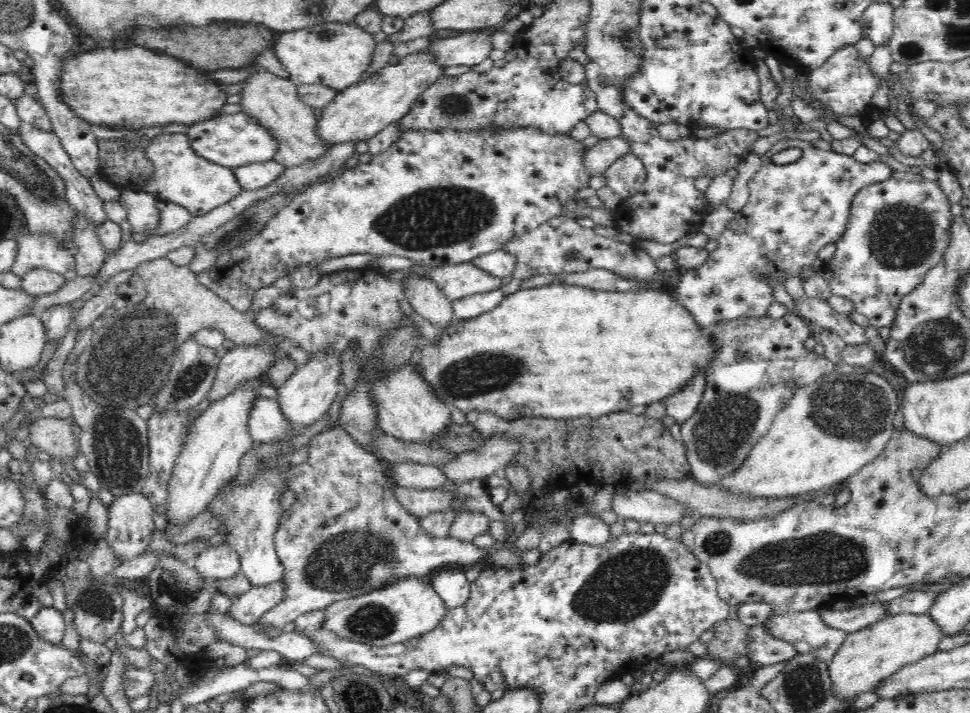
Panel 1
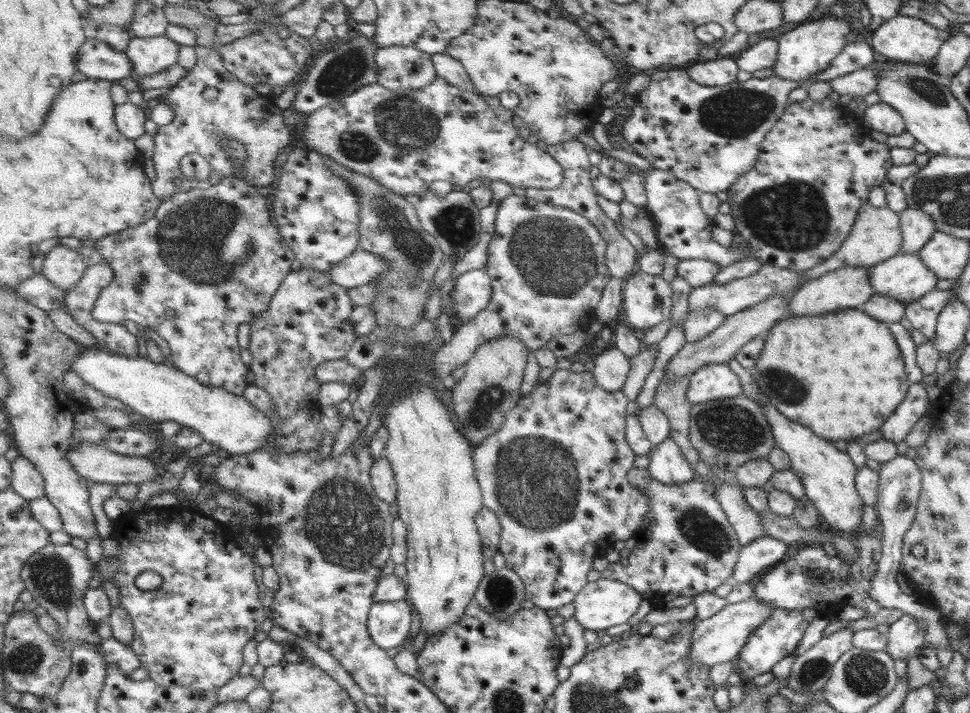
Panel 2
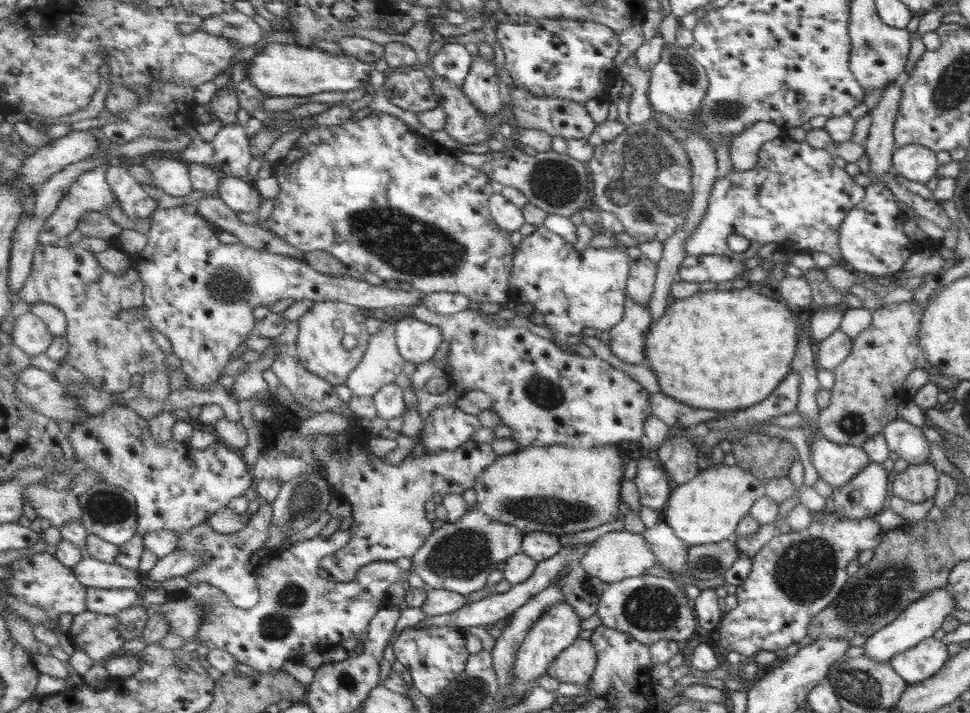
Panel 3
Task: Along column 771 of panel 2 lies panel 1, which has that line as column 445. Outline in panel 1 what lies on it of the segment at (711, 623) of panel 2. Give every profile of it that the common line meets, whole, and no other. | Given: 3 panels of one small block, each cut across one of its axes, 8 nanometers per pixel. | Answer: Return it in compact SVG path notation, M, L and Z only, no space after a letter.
M406 575L405 577L390 581L388 584L380 585L380 588L376 588L376 590L372 590L372 592L362 596L338 600L338 602L328 604L323 610L323 622L320 624L320 628L333 632L342 640L384 647L390 646L390 644L406 642L406 640L410 640L437 627L447 609L444 607L444 603L442 603L436 591L433 590L433 586L428 578Z

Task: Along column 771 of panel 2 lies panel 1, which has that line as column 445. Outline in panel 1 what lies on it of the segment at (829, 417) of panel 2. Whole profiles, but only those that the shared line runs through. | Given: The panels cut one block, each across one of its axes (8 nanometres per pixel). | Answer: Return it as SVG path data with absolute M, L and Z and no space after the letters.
M566 283L546 284L542 287L520 288L516 292L506 295L498 306L469 319L452 319L435 340L428 340L415 356L411 357L413 369L423 378L433 395L446 406L454 406L465 415L470 412L489 412L499 416L503 423L518 420L518 418L550 418L554 420L570 420L580 417L607 415L618 411L626 411L632 406L647 405L654 401L662 401L676 389L686 384L692 378L696 368L706 368L709 360L720 351L720 358L726 364L738 362L735 348L719 350L709 338L702 338L702 330L697 327L690 313L676 300L676 296L669 290L640 290L640 292L600 291L566 285Z

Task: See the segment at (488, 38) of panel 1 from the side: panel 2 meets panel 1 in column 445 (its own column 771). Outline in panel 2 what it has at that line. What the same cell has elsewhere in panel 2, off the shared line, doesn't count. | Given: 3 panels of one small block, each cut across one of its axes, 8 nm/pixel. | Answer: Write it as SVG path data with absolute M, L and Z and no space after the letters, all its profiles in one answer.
M763 38L753 46L743 47L735 58L735 64L738 64L739 70L751 73L763 68L772 68L777 58L776 51L774 40Z

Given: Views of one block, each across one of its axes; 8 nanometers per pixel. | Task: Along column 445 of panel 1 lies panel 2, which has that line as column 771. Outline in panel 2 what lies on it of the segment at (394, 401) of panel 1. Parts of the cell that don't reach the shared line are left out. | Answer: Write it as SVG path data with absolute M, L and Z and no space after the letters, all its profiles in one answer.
M759 391L760 410L771 428L775 445L789 460L789 471L793 472L804 489L805 497L812 503L815 511L832 527L833 531L850 536L861 531L861 500L854 490L856 467L847 454L833 447L833 442L819 438L802 424L789 420L769 403L769 399Z

